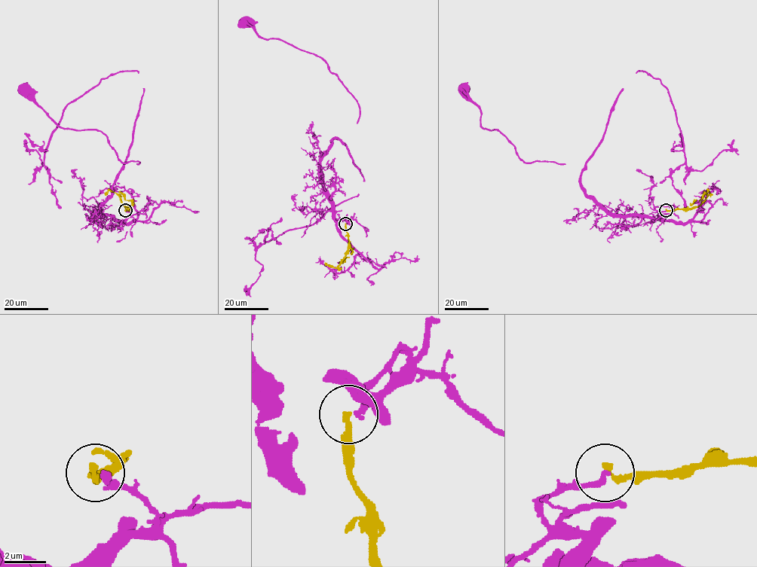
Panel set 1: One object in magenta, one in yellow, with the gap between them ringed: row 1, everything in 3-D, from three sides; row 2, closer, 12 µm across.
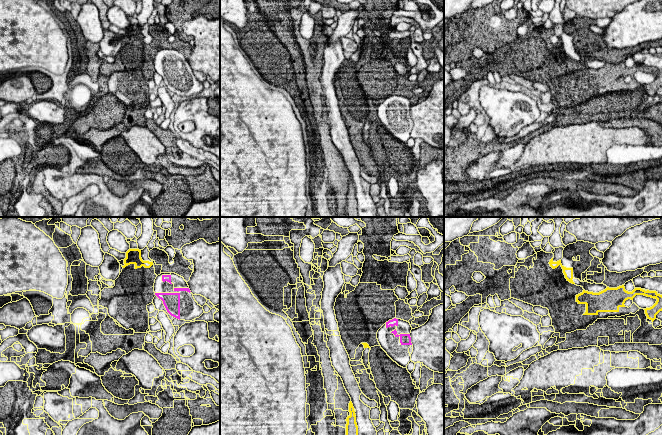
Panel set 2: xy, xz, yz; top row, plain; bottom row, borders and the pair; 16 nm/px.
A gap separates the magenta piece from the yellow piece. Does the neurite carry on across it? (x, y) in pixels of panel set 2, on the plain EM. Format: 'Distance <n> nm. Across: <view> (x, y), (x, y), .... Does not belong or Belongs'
Distance 240 nm. Across: xy (162, 51), (152, 40). Does not belong

